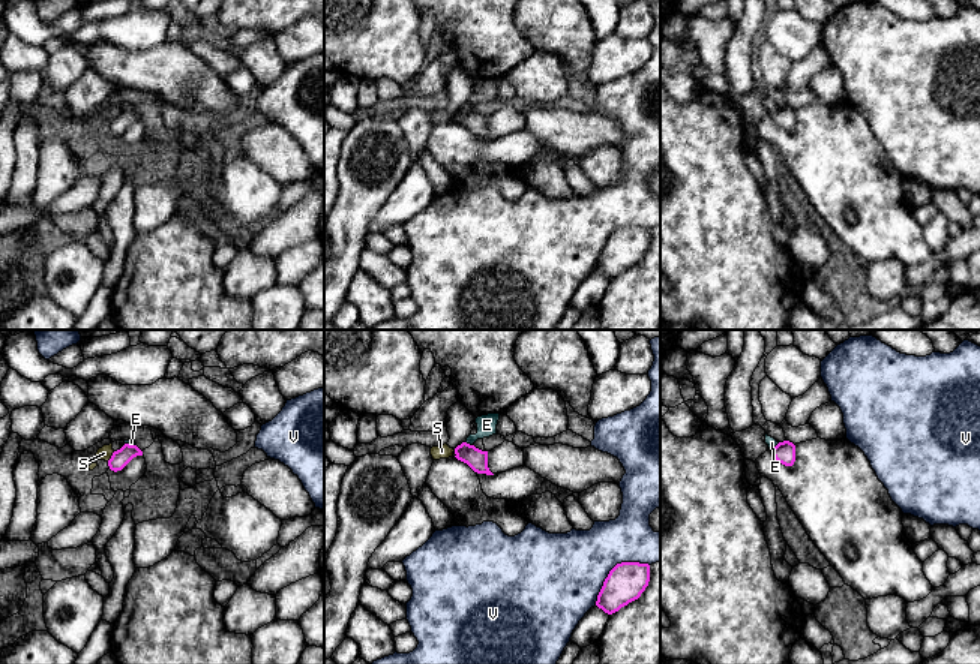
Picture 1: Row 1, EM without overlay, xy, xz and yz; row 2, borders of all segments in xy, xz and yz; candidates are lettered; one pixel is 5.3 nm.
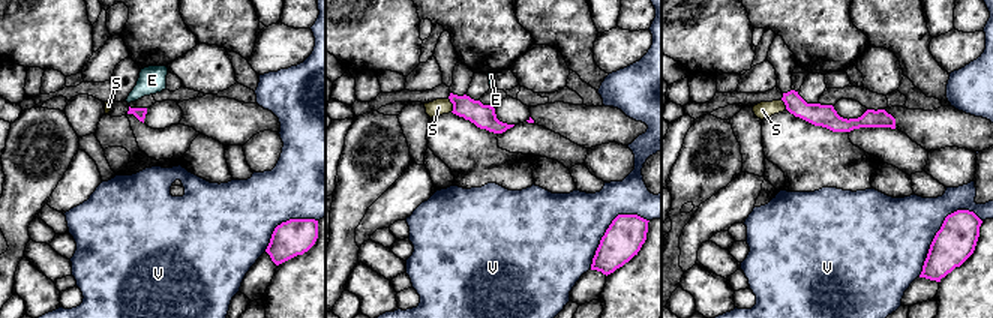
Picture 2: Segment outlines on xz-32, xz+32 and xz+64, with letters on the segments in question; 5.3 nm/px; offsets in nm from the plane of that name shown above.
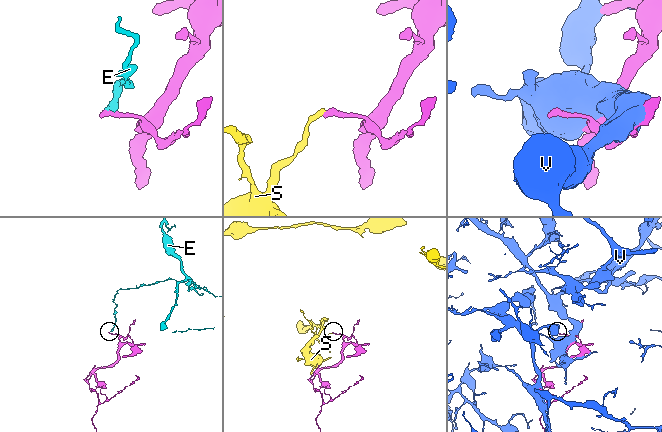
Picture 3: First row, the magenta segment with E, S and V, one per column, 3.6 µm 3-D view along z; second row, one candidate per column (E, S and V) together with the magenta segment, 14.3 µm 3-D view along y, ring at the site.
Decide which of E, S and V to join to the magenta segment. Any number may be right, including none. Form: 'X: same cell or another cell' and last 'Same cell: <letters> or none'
E: another cell
S: another cell
V: another cell
Same cell: none

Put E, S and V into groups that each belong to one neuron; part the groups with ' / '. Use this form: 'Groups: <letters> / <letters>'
Groups: E / S / V

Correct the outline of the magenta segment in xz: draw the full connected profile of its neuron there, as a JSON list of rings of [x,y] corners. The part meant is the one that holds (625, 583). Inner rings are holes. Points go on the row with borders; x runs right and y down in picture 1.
[[[639,562],[617,564],[603,582],[596,606],[612,615],[638,600],[650,582],[650,565]]]

